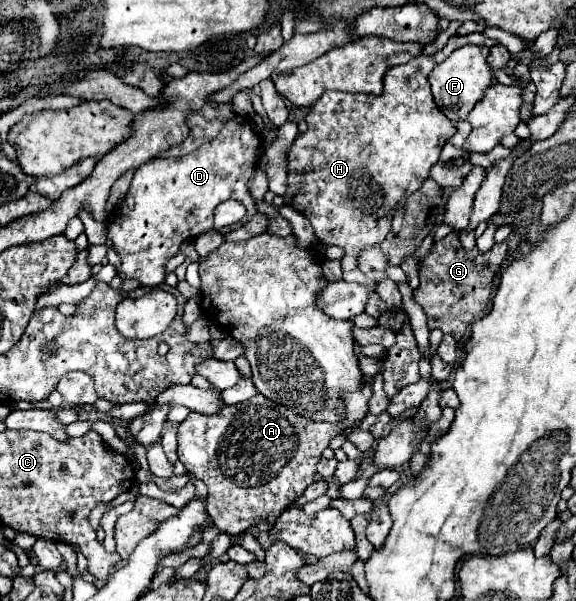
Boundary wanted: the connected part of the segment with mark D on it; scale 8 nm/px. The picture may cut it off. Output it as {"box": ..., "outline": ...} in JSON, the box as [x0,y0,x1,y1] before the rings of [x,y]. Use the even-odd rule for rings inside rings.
{"box":[107,115,261,287],"outline":[[[241,115],[229,119],[219,135],[183,157],[151,159],[135,169],[129,193],[114,209],[107,231],[115,251],[121,257],[121,273],[127,279],[139,281],[143,287],[157,287],[165,281],[165,263],[173,257],[181,243],[199,237],[213,229],[215,207],[227,199],[241,201],[247,209],[243,221],[231,227],[221,227],[219,233],[231,233],[247,223],[257,213],[257,201],[249,193],[249,179],[259,161],[261,137],[255,125]]]}

